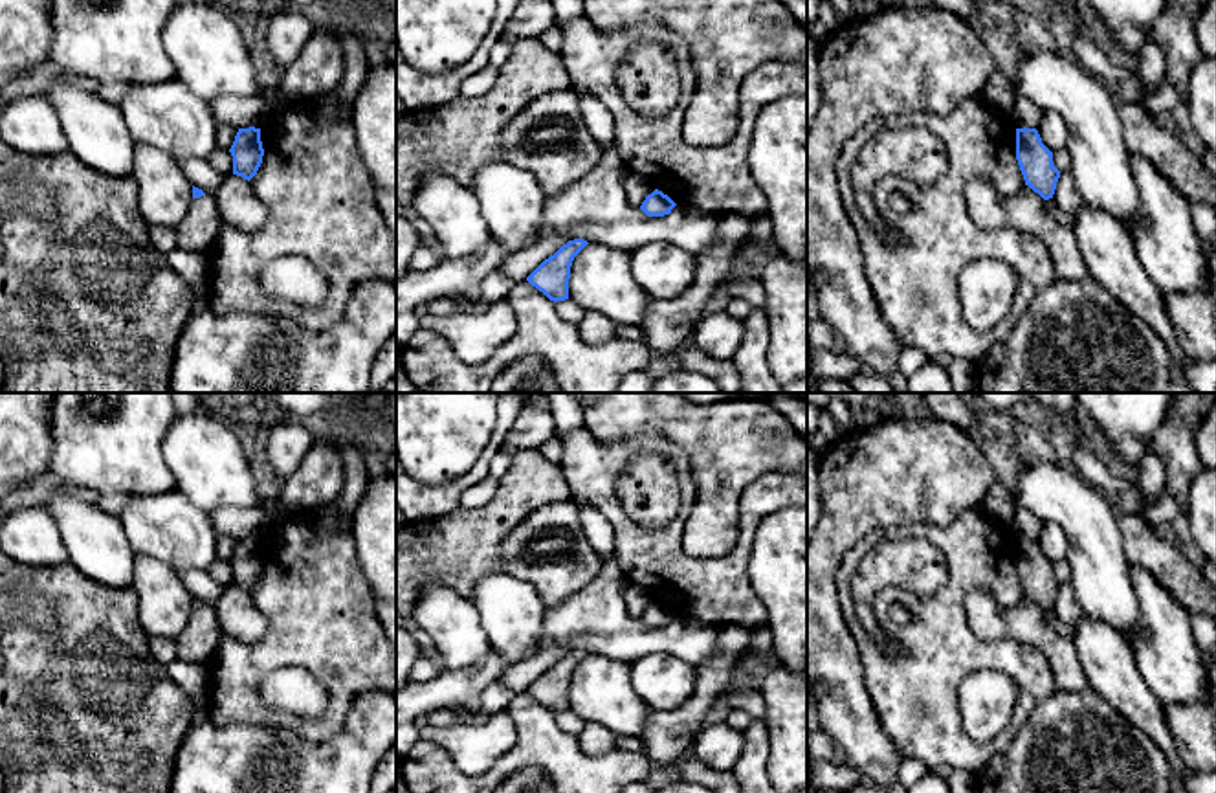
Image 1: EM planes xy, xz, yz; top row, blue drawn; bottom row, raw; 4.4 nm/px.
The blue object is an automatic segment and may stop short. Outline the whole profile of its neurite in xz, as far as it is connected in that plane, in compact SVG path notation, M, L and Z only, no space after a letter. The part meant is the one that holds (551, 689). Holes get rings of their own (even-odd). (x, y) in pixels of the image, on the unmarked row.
M583 650L563 655L554 666L545 670L526 692L543 703L550 712L569 710L569 690L574 668L587 657Z

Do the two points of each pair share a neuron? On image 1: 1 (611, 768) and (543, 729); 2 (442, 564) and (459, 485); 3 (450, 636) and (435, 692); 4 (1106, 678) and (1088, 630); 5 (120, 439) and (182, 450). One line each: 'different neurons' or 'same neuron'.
1: same neuron
2: different neurons
3: different neurons
4: same neuron
5: different neurons

